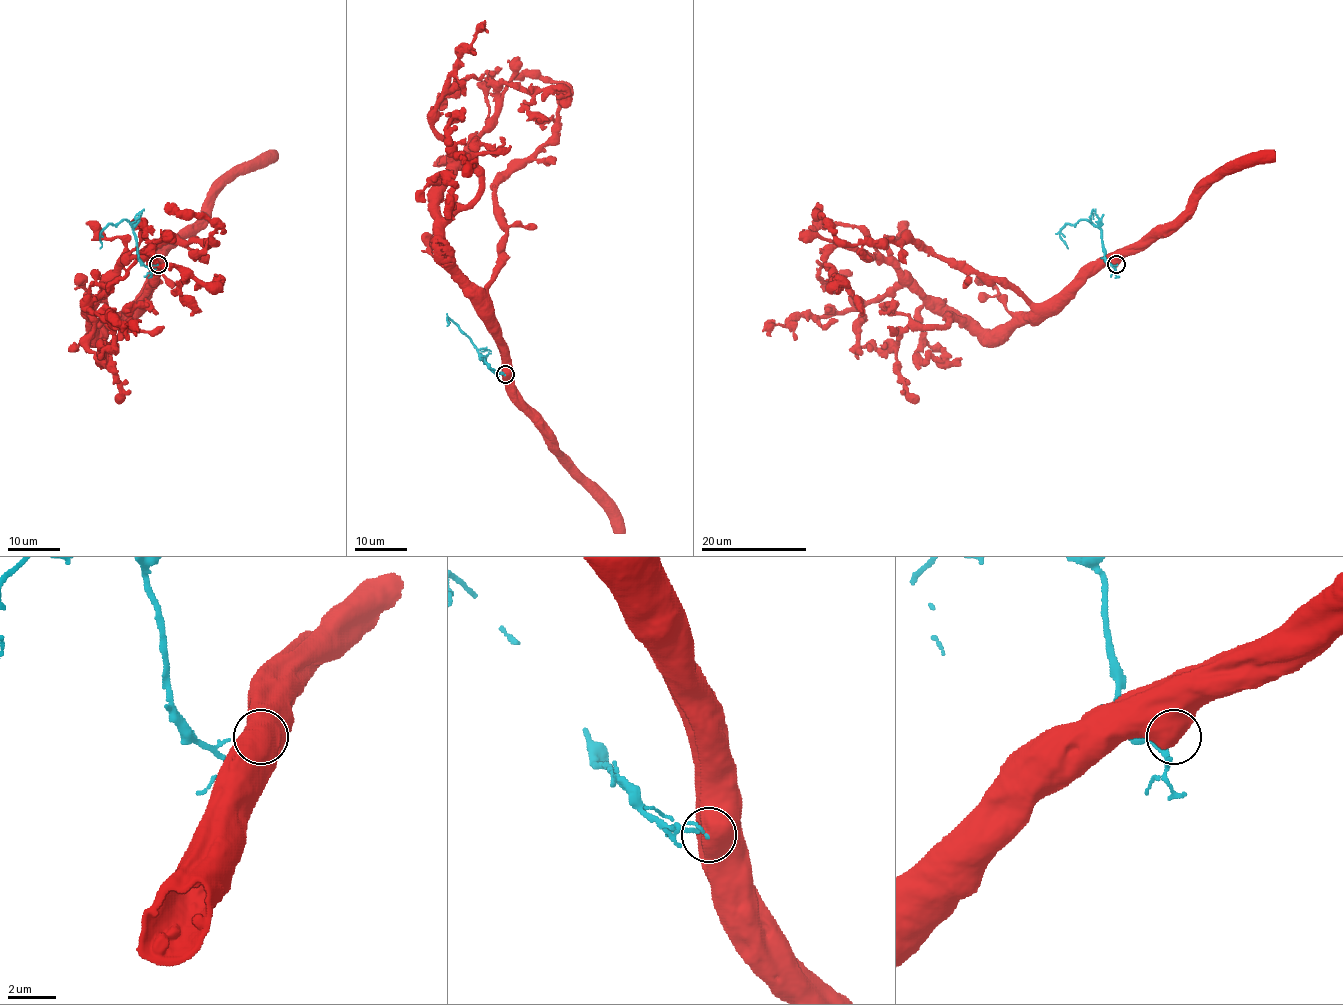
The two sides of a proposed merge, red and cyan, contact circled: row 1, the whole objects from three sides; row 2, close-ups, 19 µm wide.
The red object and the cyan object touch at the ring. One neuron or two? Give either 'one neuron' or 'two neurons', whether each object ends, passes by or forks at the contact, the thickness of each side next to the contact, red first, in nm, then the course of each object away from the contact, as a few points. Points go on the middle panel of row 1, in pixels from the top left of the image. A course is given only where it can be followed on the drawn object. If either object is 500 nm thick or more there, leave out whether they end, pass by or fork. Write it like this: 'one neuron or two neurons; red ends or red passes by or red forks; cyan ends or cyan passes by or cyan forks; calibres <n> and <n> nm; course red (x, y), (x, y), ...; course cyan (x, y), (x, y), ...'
two neurons; calibres 750 and 100 nm; course red (505, 374), (505, 348), (488, 327), (484, 315), (487, 314); course cyan (505, 374), (494, 373), (481, 360), (468, 337), (448, 318), (447, 325)

